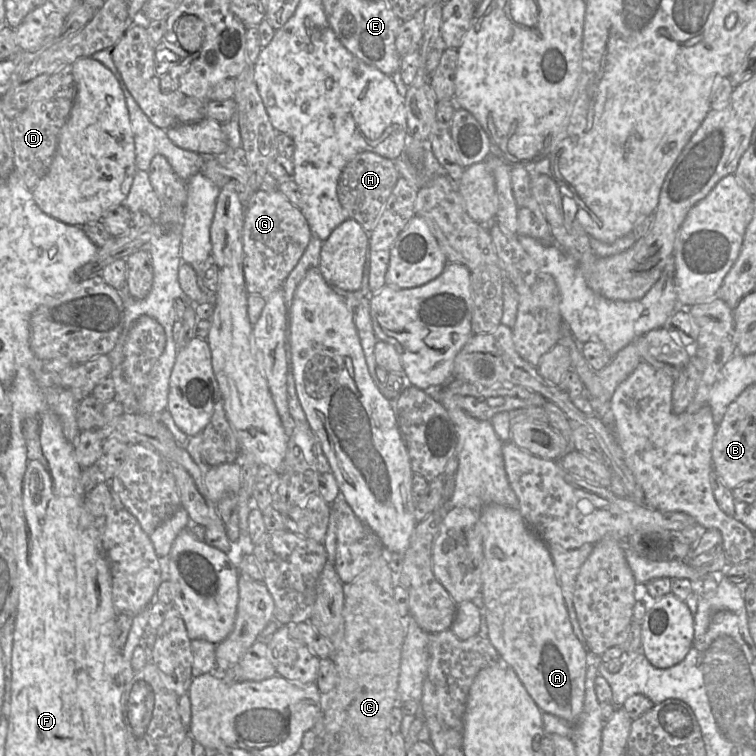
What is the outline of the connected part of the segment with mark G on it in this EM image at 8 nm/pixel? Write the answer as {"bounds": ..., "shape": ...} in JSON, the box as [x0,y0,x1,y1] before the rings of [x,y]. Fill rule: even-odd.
{"bounds":[243,189,312,298],"shape":[[[259,189],[245,203],[243,274],[248,294],[267,298],[283,284],[302,257],[312,237],[302,211],[278,189]]]}

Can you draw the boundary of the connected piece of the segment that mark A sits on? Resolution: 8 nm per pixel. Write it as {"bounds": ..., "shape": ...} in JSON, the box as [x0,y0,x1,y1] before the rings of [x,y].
{"bounds":[479,504,587,723],"shape":[[[488,504],[479,513],[479,520],[484,554],[481,593],[486,610],[488,639],[502,662],[514,670],[542,712],[573,723],[581,714],[584,704],[587,650],[573,632],[549,547],[528,527],[519,510]]]}

